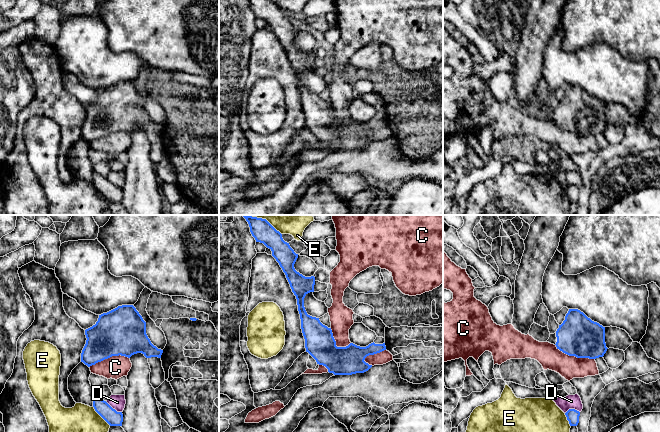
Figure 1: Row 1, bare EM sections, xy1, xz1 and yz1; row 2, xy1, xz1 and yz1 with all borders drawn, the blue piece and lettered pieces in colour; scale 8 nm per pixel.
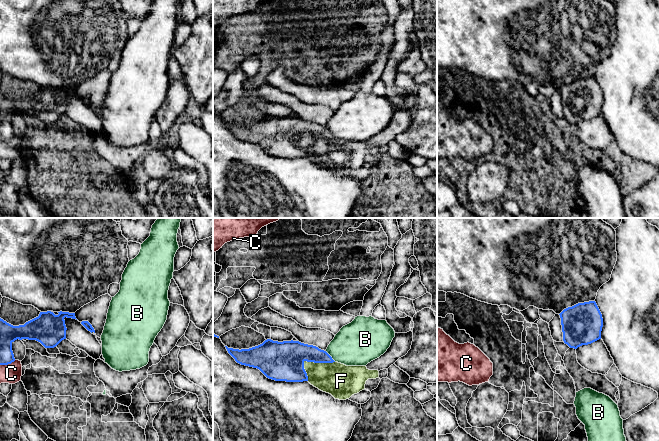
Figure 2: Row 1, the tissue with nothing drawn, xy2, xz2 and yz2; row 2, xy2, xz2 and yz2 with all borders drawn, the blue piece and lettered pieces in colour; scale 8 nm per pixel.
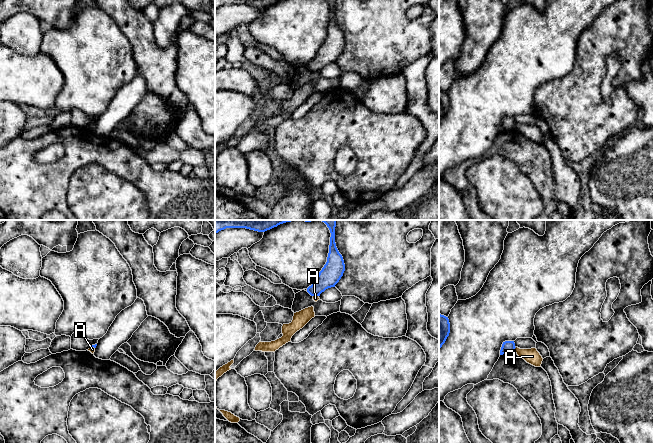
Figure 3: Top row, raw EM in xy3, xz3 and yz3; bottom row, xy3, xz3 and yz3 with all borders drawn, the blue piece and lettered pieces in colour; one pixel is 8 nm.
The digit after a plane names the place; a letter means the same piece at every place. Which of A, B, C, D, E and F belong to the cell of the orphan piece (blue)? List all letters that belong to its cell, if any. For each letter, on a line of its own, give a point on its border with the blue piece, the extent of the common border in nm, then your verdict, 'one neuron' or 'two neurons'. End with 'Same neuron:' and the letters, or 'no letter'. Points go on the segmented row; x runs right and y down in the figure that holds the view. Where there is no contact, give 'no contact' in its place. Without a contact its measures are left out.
A: meets blue in yz3 at (514, 349); contact 40 nm long; two neurons
B: meets blue in xz2 at (330, 356); contact 120 nm long; two neurons
C: meets blue in yz1 at (574, 355); contact 340 nm long; two neurons
D: meets blue in xy1 at (114, 409); contact 150 nm long; two neurons
E: meets blue in xy1 at (101, 416); contact 220 nm long; two neurons
F: meets blue in xz2 at (310, 361); contact 280 nm long; one neuron
Same neuron: F

